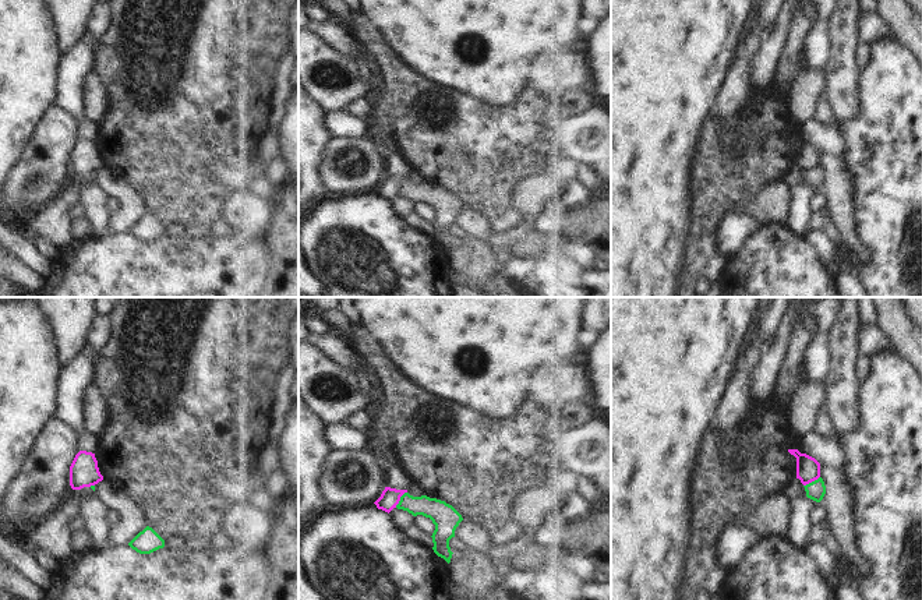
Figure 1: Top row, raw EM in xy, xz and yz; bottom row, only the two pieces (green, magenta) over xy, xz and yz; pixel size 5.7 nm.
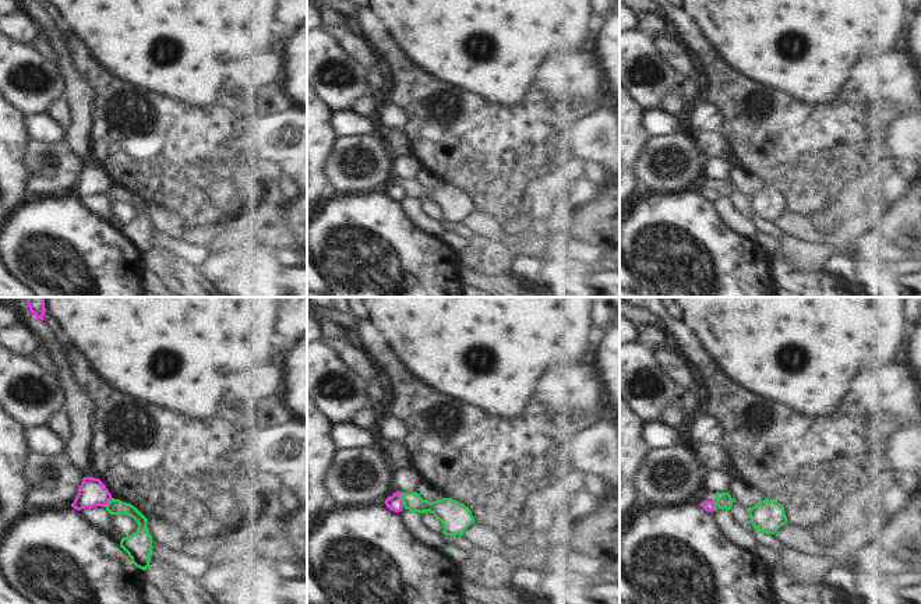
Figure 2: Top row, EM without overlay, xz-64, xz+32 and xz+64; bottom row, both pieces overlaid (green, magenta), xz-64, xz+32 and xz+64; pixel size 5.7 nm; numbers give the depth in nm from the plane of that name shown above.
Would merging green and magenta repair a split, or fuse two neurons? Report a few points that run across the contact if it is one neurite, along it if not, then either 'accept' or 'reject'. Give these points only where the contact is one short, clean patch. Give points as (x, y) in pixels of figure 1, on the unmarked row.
line xz (406, 179), (395, 194); reject

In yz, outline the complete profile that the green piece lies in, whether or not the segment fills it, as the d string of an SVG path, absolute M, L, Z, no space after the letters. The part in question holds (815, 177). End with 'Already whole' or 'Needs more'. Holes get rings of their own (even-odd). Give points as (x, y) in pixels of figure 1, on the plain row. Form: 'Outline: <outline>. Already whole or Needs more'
Outline: M819 165L817 167L803 173L805 179L806 179L806 184L820 190L826 181L826 173L822 165Z. Already whole.

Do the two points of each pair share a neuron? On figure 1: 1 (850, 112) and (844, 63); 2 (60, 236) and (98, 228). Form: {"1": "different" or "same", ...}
{"1": "same", "2": "different"}

